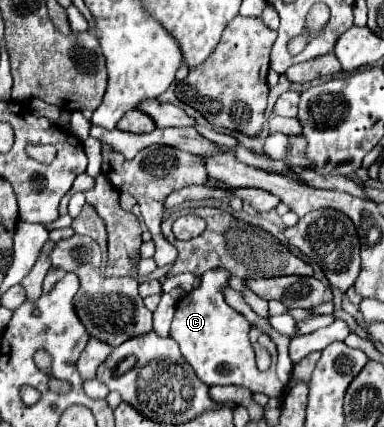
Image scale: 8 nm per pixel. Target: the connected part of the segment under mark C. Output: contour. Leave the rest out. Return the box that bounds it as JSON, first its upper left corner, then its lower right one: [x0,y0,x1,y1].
[171,268,285,398]

